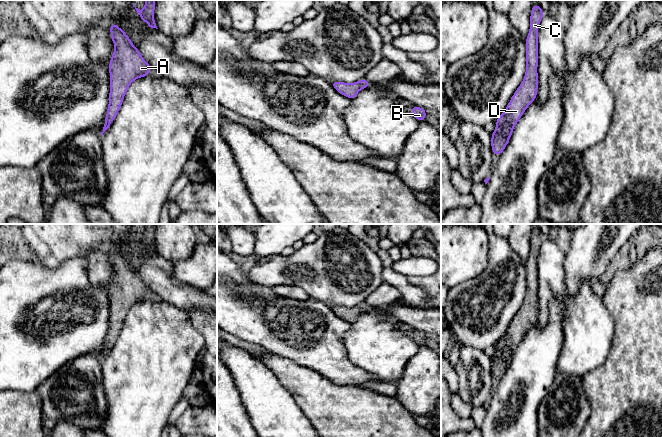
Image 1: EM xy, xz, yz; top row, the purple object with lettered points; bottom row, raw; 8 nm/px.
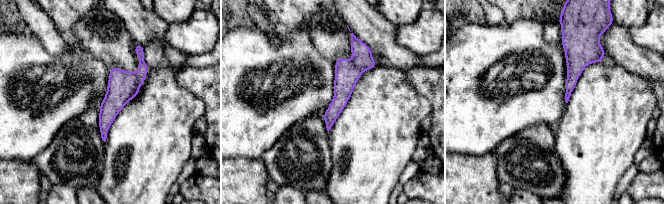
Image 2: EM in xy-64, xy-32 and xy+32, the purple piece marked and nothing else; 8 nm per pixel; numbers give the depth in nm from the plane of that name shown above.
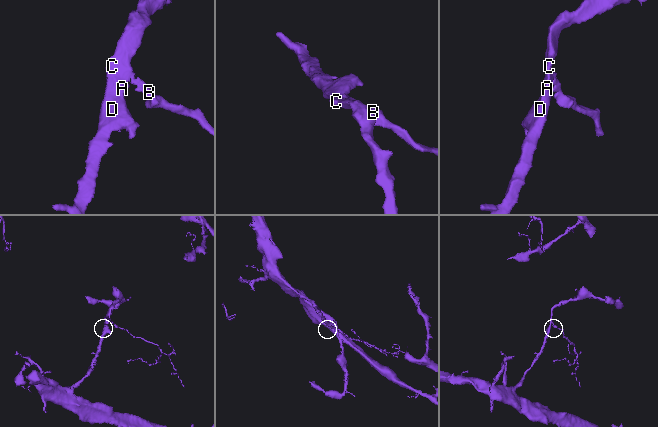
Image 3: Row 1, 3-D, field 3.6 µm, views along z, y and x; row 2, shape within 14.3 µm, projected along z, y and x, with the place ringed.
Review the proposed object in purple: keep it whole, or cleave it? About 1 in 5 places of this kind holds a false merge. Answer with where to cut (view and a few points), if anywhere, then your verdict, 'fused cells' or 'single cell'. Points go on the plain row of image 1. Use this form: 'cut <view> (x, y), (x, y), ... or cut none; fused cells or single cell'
cut none; single cell

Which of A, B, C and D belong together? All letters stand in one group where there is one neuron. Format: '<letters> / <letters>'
A B C D

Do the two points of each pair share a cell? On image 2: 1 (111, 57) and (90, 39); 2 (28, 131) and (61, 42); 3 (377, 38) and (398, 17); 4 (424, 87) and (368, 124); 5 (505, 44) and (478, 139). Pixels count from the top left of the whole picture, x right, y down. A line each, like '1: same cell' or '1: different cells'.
1: same cell
2: different cells
3: different cells
4: different cells
5: same cell

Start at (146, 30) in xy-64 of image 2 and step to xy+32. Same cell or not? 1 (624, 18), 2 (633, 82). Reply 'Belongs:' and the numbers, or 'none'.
Belongs: none

